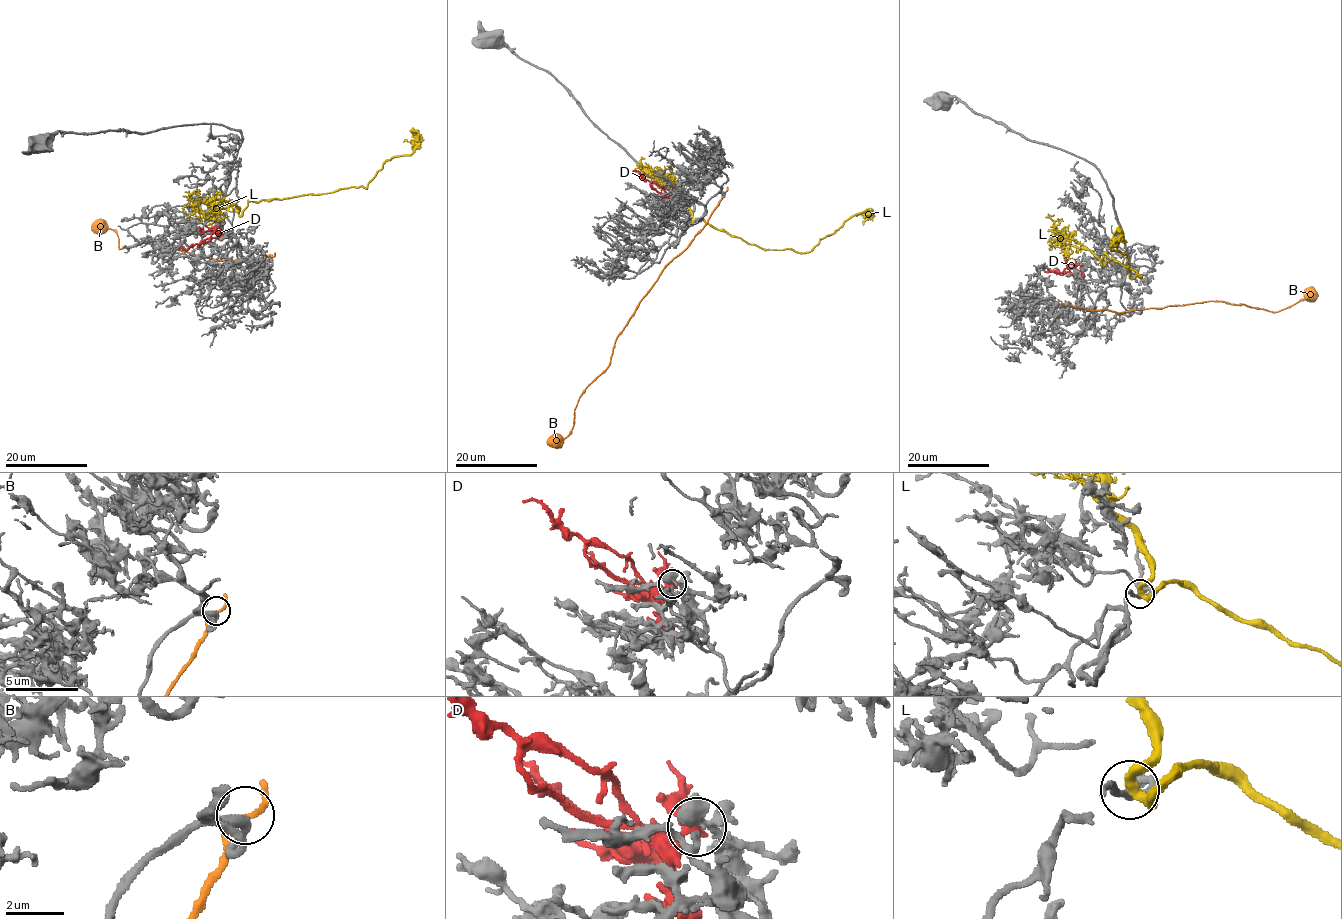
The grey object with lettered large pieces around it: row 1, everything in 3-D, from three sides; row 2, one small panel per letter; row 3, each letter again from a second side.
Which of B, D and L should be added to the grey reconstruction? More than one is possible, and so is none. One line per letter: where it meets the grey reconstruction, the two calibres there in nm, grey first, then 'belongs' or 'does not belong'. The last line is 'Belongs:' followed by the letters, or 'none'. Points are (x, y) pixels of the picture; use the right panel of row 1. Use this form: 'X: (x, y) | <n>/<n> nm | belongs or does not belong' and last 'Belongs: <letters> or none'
B: (1064, 304) | 360/200 nm | does not belong
D: (1071, 274) | 440/200 nm | belongs
L: (1105, 258) | 200/360 nm | does not belong
Belongs: D

